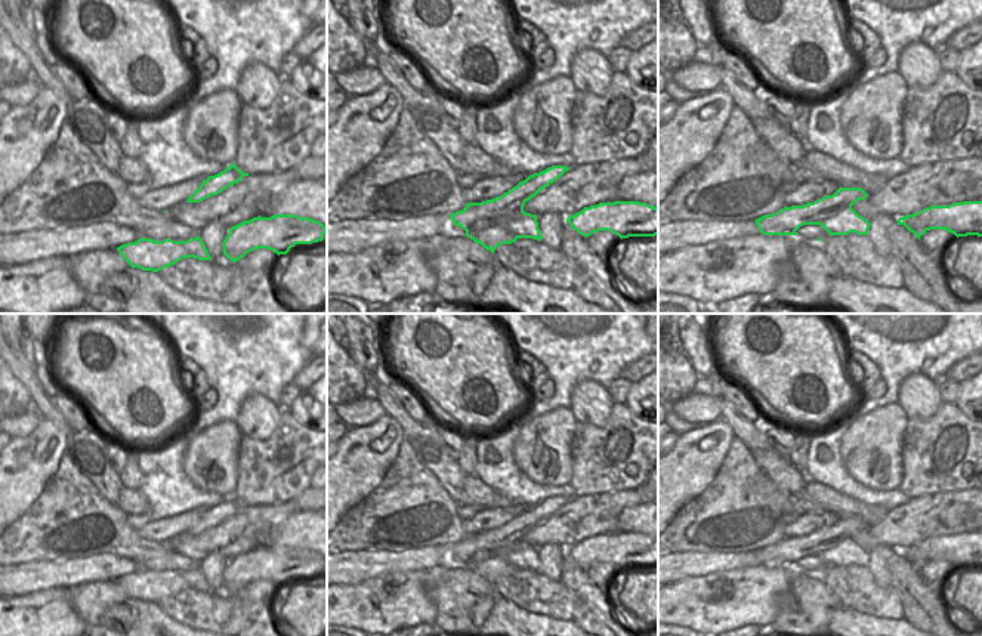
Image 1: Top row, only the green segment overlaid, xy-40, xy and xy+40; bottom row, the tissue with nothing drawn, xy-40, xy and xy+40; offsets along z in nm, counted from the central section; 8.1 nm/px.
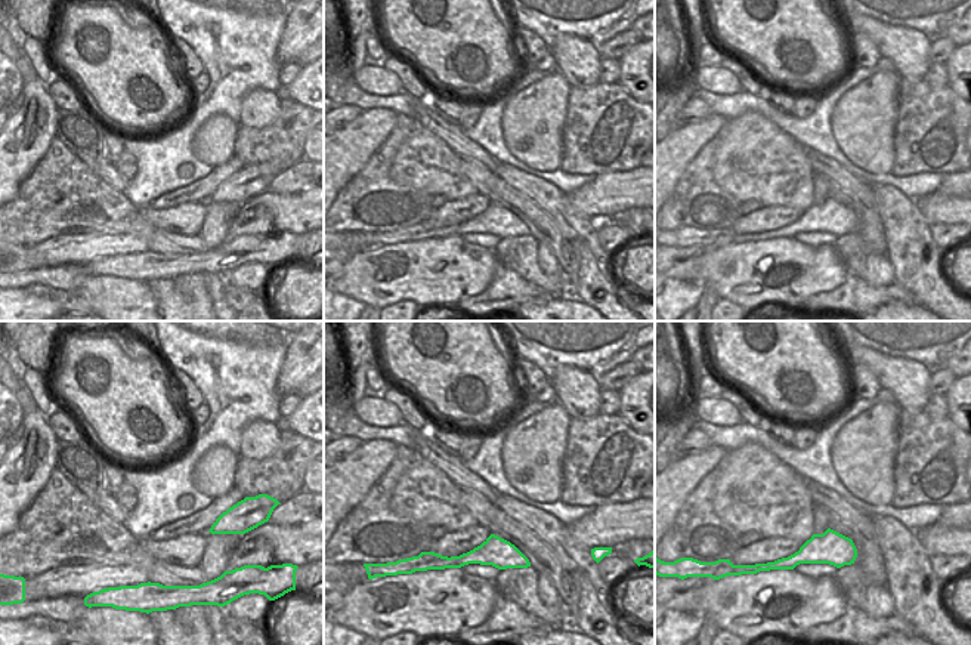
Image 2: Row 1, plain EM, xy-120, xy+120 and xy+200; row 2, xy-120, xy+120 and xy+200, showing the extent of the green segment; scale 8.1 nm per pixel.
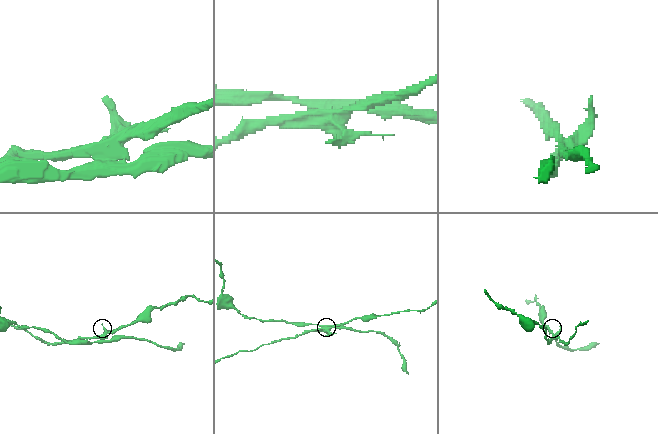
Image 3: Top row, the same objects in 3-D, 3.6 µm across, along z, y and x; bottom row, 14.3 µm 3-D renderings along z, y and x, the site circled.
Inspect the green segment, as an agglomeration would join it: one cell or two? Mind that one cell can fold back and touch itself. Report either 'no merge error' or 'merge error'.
merge error

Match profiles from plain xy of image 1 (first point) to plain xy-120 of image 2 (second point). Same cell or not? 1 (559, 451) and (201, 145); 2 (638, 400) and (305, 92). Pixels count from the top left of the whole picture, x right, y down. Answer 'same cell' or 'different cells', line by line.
1: same cell
2: same cell

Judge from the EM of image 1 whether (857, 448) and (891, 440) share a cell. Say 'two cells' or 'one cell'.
one cell

